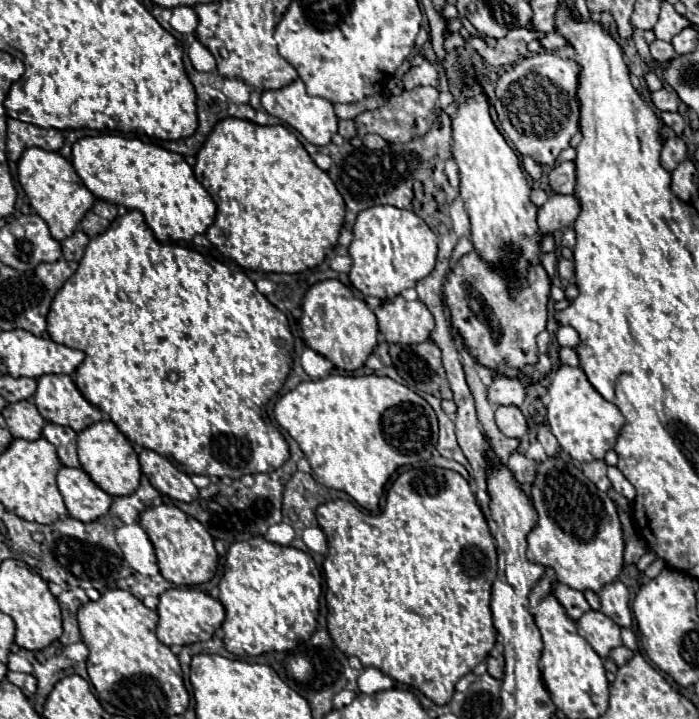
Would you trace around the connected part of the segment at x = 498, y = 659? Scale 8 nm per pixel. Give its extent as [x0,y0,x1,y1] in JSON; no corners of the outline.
[487,651,505,679]

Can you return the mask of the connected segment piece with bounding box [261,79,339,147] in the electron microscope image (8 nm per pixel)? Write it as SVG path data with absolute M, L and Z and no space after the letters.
M301 79L281 87L281 89L275 89L275 91L265 91L263 97L261 97L261 103L265 107L265 111L281 121L285 121L287 125L291 125L293 129L297 129L309 143L313 145L329 145L331 143L331 137L337 133L337 115L333 111L333 105L331 101L323 99L323 97L311 97L307 95L305 91L305 85Z

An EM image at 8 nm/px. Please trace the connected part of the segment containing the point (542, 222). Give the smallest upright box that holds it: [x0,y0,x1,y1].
[537,195,579,233]

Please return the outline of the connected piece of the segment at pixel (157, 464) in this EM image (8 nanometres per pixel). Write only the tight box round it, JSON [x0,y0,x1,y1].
[139,449,199,503]

